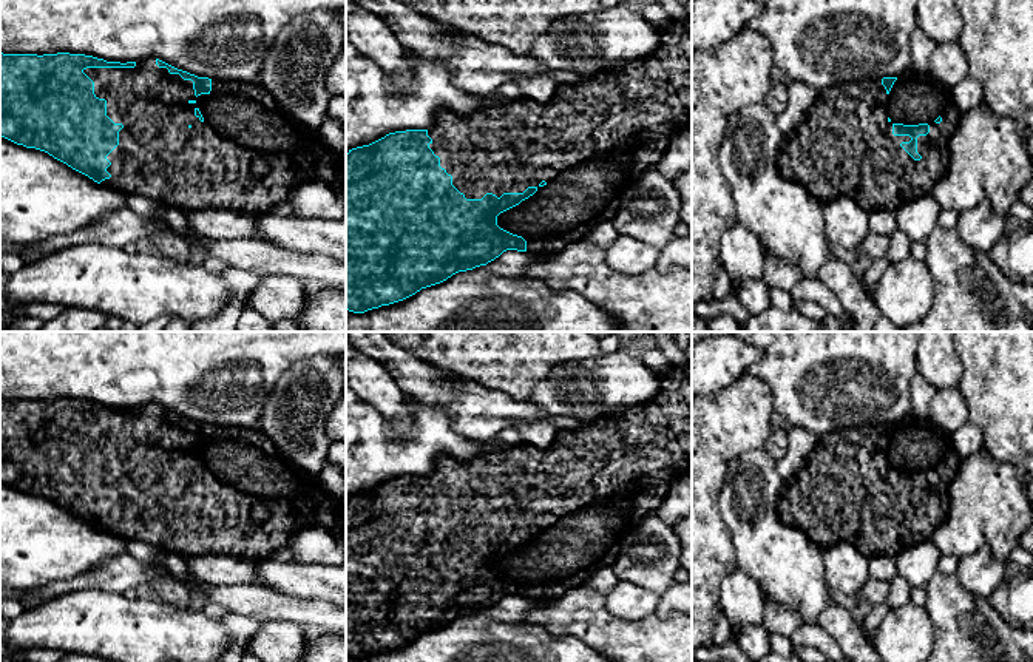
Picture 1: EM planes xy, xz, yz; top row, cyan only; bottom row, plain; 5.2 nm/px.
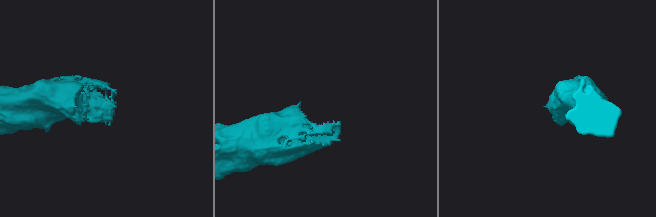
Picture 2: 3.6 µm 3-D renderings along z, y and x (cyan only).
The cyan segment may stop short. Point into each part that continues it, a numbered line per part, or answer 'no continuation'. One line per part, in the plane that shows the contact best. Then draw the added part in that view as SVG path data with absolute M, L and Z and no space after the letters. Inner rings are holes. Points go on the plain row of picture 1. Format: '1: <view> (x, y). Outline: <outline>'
1: xz (593, 483). Outline: M686 364L682 367L675 367L669 373L656 373L656 377L659 389L655 398L642 404L633 404L615 415L584 423L577 429L559 431L550 448L536 448L527 443L519 443L477 455L465 461L440 458L435 469L428 475L428 481L432 485L429 494L435 502L440 503L440 512L452 522L452 531L463 539L466 545L482 545L486 539L493 539L500 543L503 539L523 539L528 532L537 534L533 542L497 562L497 571L500 574L522 582L527 586L527 599L553 602L573 588L585 586L590 576L596 569L611 566L616 559L616 545L619 539L639 520L658 512L659 506L667 497L670 475L675 472L689 471L692 463L692 366Z

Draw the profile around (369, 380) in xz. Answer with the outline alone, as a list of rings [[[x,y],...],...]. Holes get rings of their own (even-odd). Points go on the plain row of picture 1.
[[[355,350],[355,355],[346,361],[346,384],[358,398],[372,404],[401,437],[409,435],[414,427],[412,410],[384,366]]]

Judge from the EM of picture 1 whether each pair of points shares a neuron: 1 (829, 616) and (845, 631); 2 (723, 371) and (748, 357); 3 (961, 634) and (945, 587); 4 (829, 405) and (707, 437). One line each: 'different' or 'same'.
1: same
2: same
3: same
4: different

